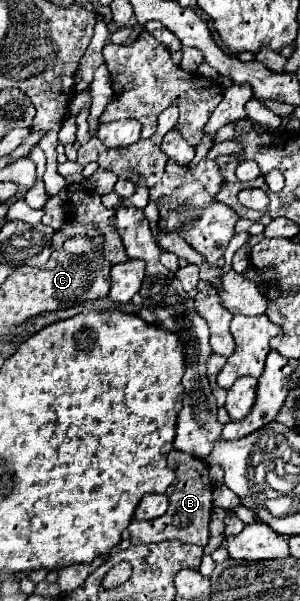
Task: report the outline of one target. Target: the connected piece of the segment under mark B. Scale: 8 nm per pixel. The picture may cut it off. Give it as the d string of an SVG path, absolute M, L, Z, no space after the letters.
M172 450L168 454L168 466L176 472L174 486L168 488L170 506L164 516L156 520L132 520L128 526L130 542L134 545L160 543L164 540L182 540L188 544L206 546L208 544L208 522L212 514L212 484L208 476L208 468L204 462L180 452Z

